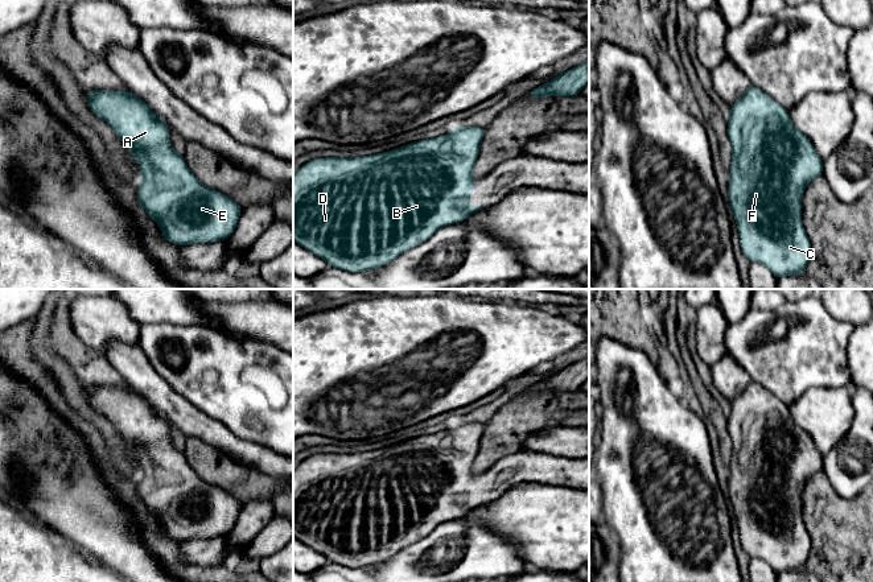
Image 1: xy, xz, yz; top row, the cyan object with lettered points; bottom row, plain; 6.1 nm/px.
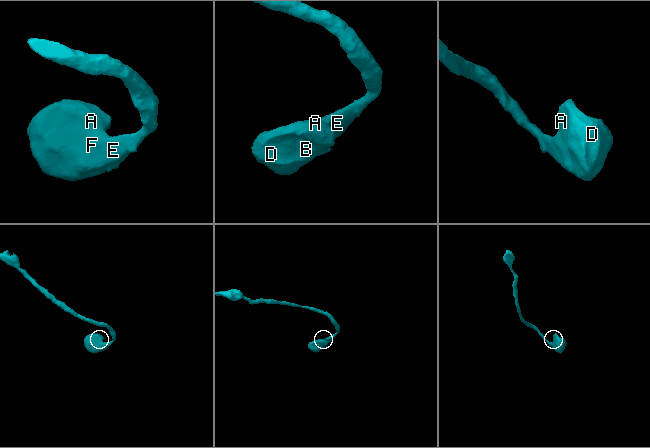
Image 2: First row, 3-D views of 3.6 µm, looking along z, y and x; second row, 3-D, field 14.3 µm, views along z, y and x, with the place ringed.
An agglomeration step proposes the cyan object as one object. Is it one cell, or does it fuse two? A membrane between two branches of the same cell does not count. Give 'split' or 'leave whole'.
leave whole

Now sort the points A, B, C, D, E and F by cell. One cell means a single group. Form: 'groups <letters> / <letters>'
groups A B C D E F

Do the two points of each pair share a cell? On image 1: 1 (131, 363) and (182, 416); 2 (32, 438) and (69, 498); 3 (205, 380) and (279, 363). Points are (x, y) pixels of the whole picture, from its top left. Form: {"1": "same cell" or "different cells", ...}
{"1": "same cell", "2": "same cell", "3": "same cell"}

